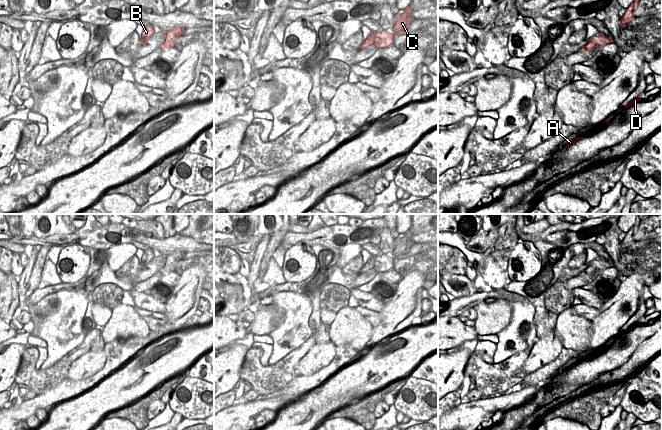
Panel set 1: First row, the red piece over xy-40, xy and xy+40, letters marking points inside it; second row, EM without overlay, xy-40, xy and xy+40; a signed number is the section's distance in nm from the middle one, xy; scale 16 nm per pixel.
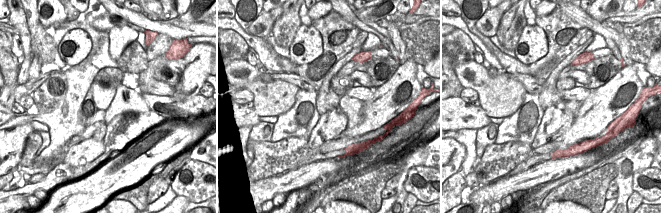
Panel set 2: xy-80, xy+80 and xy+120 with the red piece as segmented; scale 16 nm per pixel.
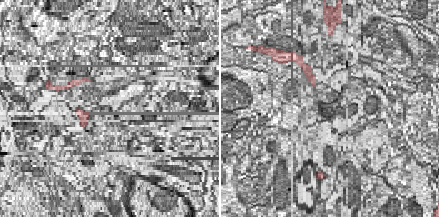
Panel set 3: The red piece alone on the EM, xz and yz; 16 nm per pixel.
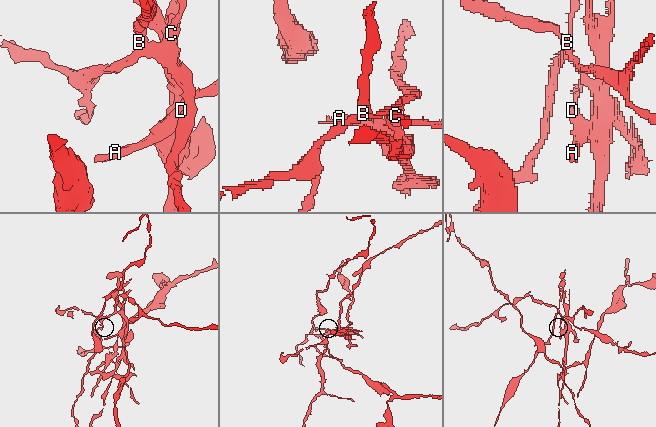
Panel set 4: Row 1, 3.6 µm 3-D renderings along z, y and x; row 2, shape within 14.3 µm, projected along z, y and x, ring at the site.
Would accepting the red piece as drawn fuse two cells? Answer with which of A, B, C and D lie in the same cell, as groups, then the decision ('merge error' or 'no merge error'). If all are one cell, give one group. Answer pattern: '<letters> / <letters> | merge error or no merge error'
A C D / B | merge error

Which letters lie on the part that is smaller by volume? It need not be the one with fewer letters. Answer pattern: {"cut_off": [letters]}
{"cut_off": ["B"]}

